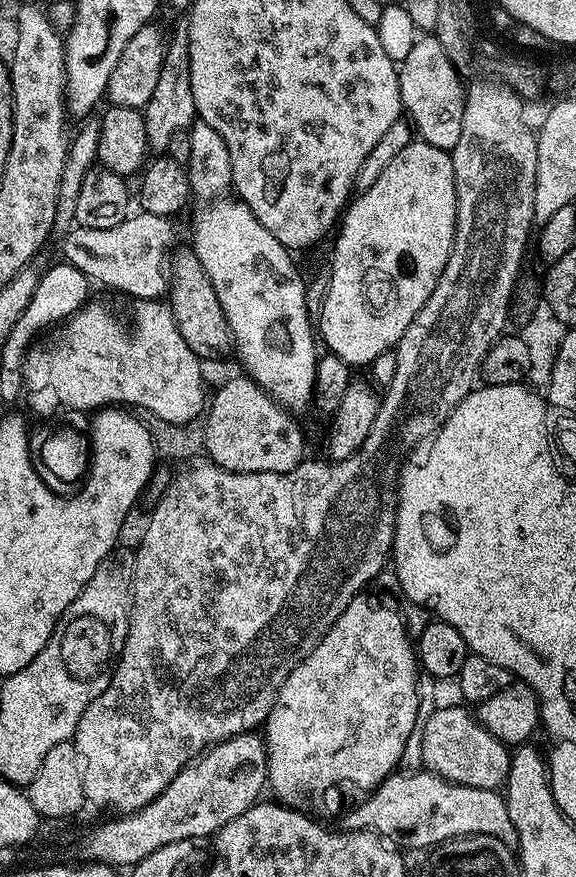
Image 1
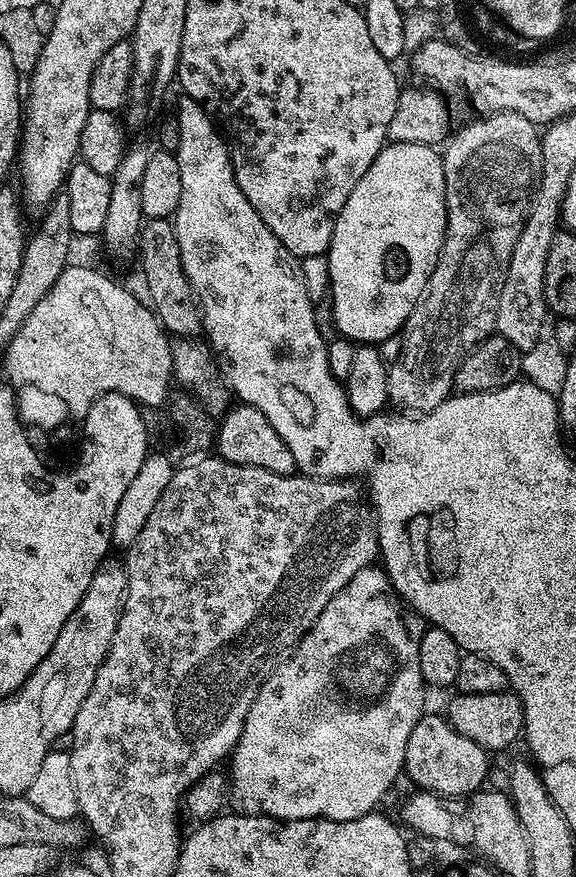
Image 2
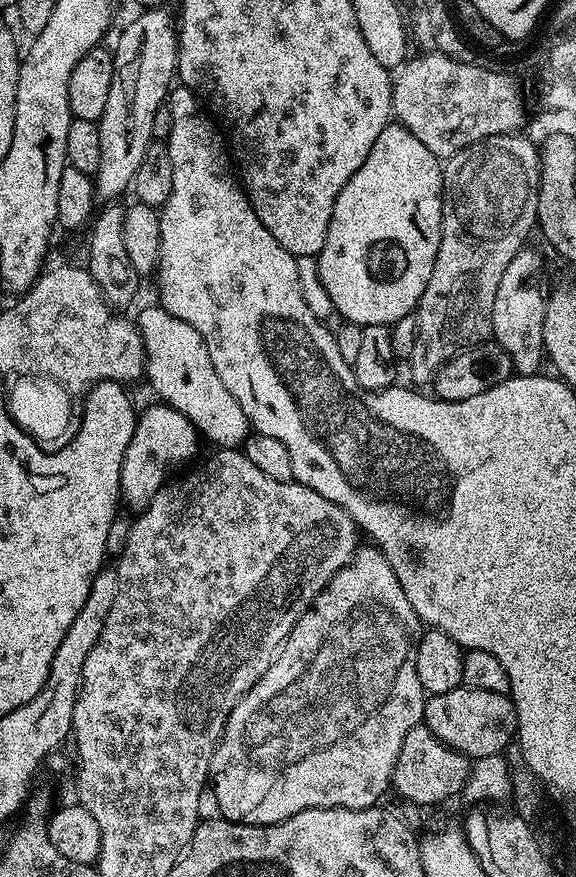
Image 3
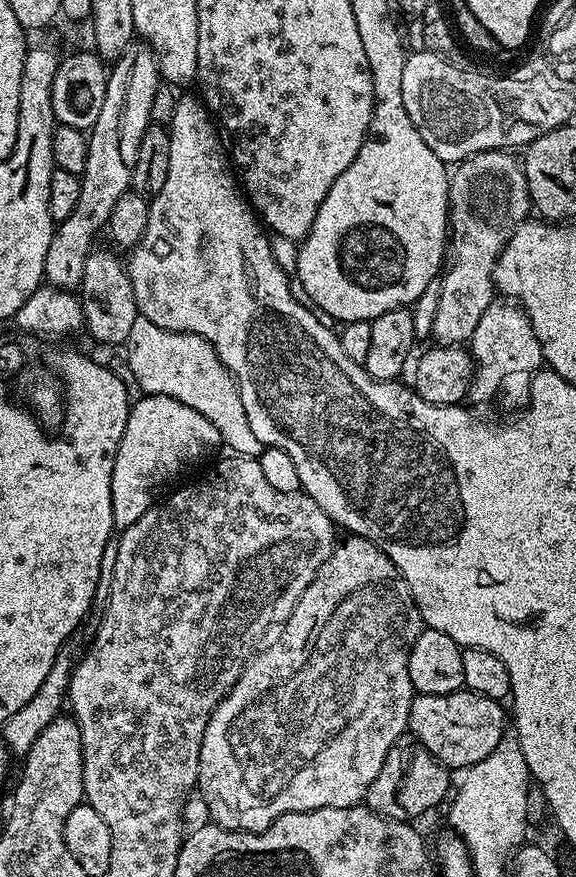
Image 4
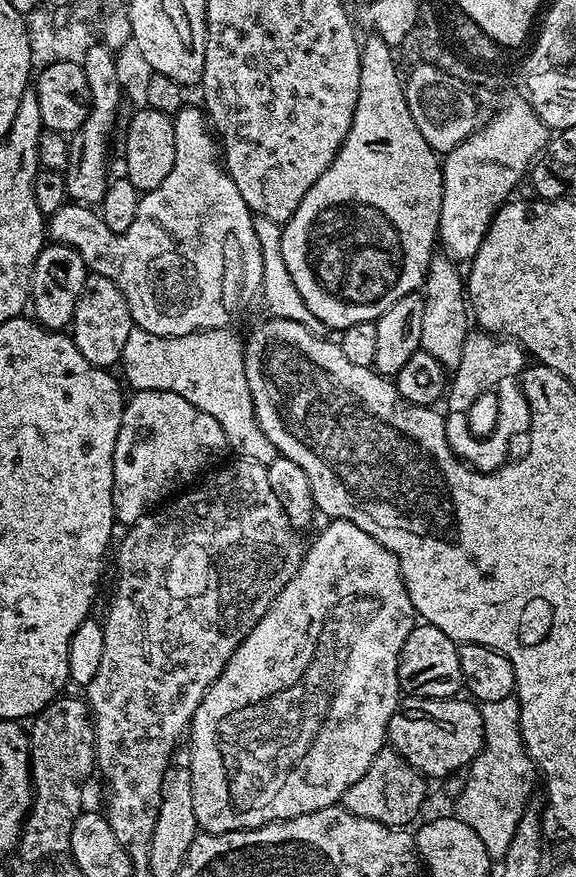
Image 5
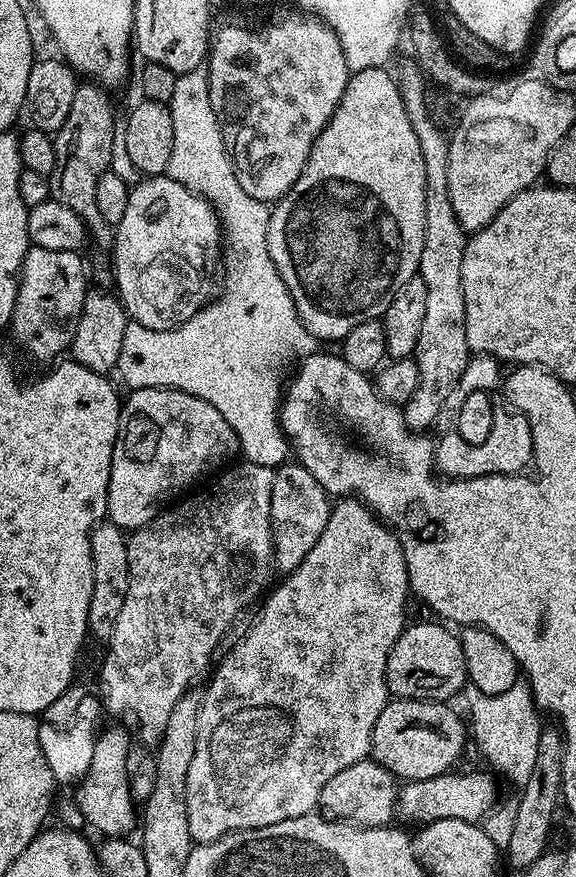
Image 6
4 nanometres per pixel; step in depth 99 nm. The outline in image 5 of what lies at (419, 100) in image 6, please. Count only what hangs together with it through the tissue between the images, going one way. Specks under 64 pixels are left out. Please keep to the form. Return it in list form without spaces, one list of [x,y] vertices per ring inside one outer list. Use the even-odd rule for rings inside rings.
[[[445,254],[433,255],[428,264],[428,273],[422,285],[424,309],[422,310],[421,349],[434,358],[445,370],[454,370],[458,358],[462,358],[462,342],[466,342],[470,331],[470,305],[466,299],[466,280],[456,261]],[[460,270],[460,272],[459,272]]]

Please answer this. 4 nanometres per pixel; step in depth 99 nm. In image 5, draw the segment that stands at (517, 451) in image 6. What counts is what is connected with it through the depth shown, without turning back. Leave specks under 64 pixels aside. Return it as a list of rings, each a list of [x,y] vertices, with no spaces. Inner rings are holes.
[[[515,376],[502,378],[502,381],[495,385],[494,391],[498,398],[498,419],[494,430],[486,437],[479,438],[474,432],[473,434],[470,432],[467,413],[454,411],[445,415],[446,438],[453,455],[478,472],[492,472],[494,469],[503,467],[508,458],[506,456],[510,450],[512,438],[525,435],[531,428],[532,411],[521,381]]]

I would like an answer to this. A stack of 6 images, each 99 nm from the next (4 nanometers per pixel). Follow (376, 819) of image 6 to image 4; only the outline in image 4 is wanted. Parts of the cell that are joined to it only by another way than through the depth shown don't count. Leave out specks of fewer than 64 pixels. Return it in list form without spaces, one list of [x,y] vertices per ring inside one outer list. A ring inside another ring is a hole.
[[[405,734],[398,738],[398,742],[394,742],[394,746],[390,746],[390,754],[386,754],[386,762],[382,762],[382,770],[378,770],[378,778],[370,782],[366,806],[371,812],[377,812],[379,816],[384,816],[388,820],[415,821],[415,816],[436,810],[442,798],[449,795],[448,776],[450,776],[449,769],[437,762],[434,754],[430,754],[426,746],[422,746],[422,742],[418,742],[411,734]]]

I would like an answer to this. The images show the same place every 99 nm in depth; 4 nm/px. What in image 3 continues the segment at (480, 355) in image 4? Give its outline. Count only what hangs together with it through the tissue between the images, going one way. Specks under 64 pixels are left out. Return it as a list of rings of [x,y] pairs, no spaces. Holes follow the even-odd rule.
[[[525,246],[510,258],[510,266],[502,274],[502,282],[498,282],[498,294],[494,298],[492,311],[491,339],[499,344],[506,354],[510,354],[513,369],[522,376],[534,376],[541,371],[540,363],[545,363],[544,350],[544,305],[545,293],[540,293],[532,284],[524,280],[532,280],[540,272],[540,256],[531,246]]]

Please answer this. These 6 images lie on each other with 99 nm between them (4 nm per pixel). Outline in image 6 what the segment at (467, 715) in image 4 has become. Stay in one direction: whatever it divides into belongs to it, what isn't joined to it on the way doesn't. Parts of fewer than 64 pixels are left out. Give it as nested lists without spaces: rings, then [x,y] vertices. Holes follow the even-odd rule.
[[[389,699],[382,714],[378,714],[378,722],[374,722],[371,759],[404,782],[447,773],[451,764],[463,757],[466,743],[465,721],[461,713],[459,716],[448,706],[431,700]]]

